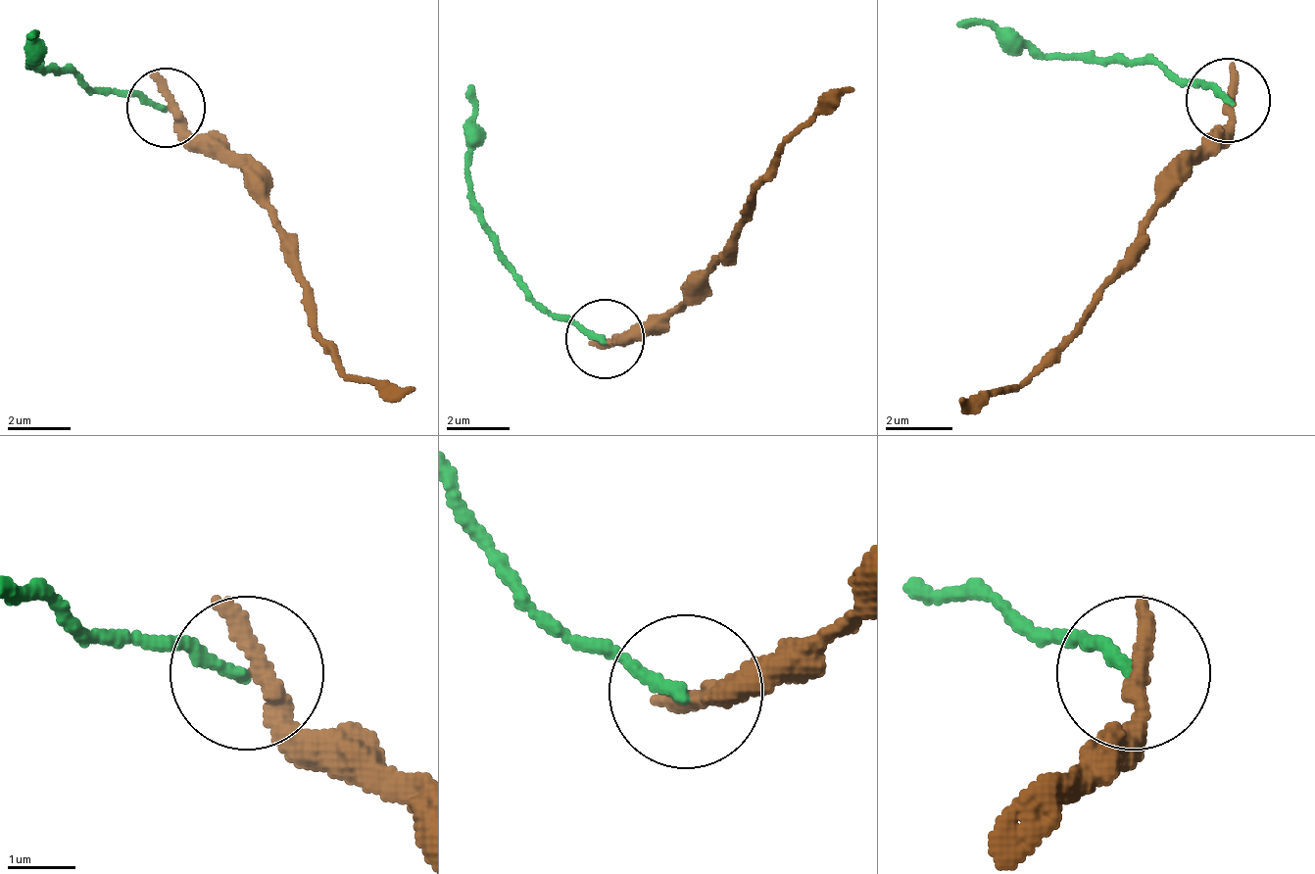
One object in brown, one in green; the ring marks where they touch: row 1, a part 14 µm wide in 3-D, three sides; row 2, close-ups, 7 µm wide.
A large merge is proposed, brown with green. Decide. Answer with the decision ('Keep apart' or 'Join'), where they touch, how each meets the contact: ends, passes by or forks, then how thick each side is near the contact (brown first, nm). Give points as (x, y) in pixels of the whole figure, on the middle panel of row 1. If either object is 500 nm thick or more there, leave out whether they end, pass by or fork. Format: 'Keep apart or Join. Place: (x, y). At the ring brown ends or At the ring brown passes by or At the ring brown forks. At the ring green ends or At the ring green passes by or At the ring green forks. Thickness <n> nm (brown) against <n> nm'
Keep apart. Place: (605, 339). At the ring brown ends. At the ring green ends. Thickness 360 nm (brown) against 180 nm

